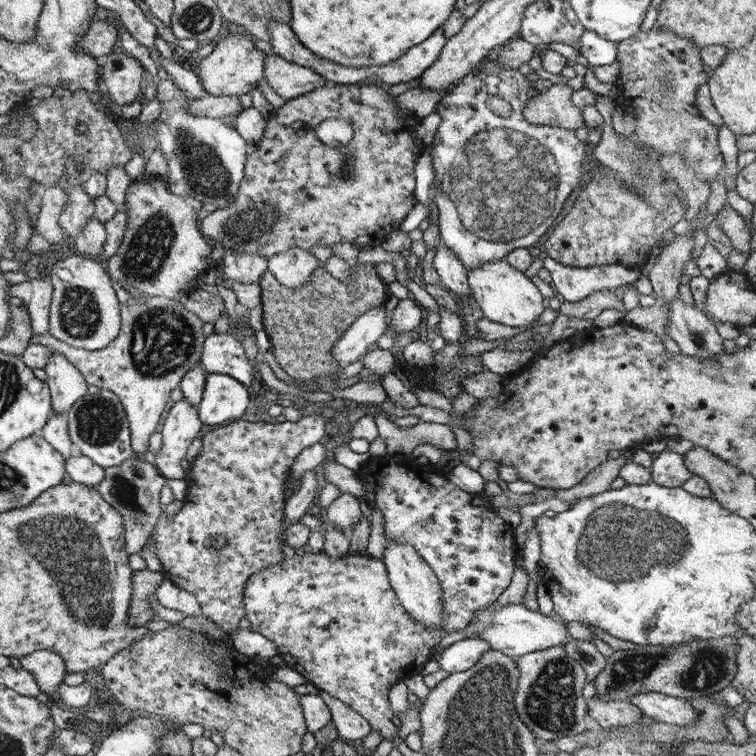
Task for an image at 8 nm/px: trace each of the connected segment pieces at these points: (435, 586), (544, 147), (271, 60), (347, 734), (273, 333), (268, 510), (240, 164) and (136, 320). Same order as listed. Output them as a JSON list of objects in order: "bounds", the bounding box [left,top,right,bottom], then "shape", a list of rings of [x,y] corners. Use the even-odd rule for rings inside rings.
[{"bounds":[381,536,445,630],"shape":[[[385,536],[386,548],[384,548],[384,556],[381,562],[384,564],[389,584],[397,595],[398,601],[402,603],[405,610],[421,624],[424,624],[429,630],[443,630],[441,622],[443,622],[443,608],[445,601],[443,593],[434,571],[419,556],[410,543],[400,543]]]},{"bounds":[430,60,587,271],"shape":[[[484,60],[480,66],[483,66],[483,68],[478,73],[478,77],[474,78],[469,73],[462,81],[458,82],[452,91],[448,91],[442,100],[437,103],[435,112],[441,115],[443,120],[438,127],[434,142],[432,143],[432,164],[435,169],[435,178],[430,188],[434,188],[434,197],[431,199],[436,201],[436,206],[440,211],[438,221],[439,234],[442,238],[443,245],[458,254],[458,257],[463,260],[464,268],[467,268],[468,271],[474,270],[474,268],[478,268],[482,264],[488,264],[488,262],[502,261],[513,250],[536,246],[540,242],[540,238],[546,236],[546,231],[556,220],[562,208],[564,208],[564,203],[568,200],[572,191],[579,188],[583,173],[587,170],[582,163],[586,160],[584,142],[576,138],[575,130],[567,130],[566,128],[552,125],[530,125],[528,121],[524,121],[521,114],[524,104],[539,94],[528,88],[536,79],[534,76],[525,72],[524,69],[519,69],[518,71],[502,71],[498,67],[498,64],[496,64],[496,60]],[[492,96],[498,96],[510,104],[510,116],[499,116],[488,108],[488,99]]]},{"bounds":[263,54,328,101],"shape":[[[264,54],[264,66],[263,78],[284,101],[312,92],[316,88],[328,86],[319,74],[276,54]]]},{"bounds":[317,689,372,740],"shape":[[[317,689],[318,695],[324,700],[324,703],[328,705],[332,715],[332,722],[336,725],[338,732],[338,738],[344,740],[364,740],[365,736],[368,736],[372,727],[368,720],[364,716],[360,716],[358,712],[354,712],[348,705],[343,704],[332,696],[329,696],[321,689]]]},{"bounds":[260,260,387,382],"shape":[[[358,260],[351,261],[351,265],[350,280],[356,280],[354,285],[334,278],[323,266],[314,269],[310,273],[310,279],[302,287],[292,289],[278,283],[276,277],[268,269],[264,275],[260,275],[261,302],[265,316],[264,330],[268,334],[273,358],[280,366],[282,375],[303,382],[342,375],[343,366],[336,364],[336,361],[331,358],[331,349],[359,316],[387,301],[387,283],[376,272],[376,266]]]},{"bounds":[149,415,326,640],"shape":[[[308,415],[298,419],[296,422],[284,421],[280,423],[266,423],[263,421],[250,422],[243,419],[236,419],[225,427],[214,429],[207,432],[202,436],[202,448],[200,453],[196,455],[196,458],[191,462],[189,467],[187,484],[187,495],[183,498],[184,505],[178,513],[174,513],[172,517],[166,515],[166,510],[160,513],[154,529],[150,531],[149,538],[154,538],[154,553],[162,561],[162,573],[168,577],[175,586],[190,592],[196,599],[201,608],[201,614],[208,619],[211,619],[224,630],[224,639],[229,640],[231,632],[236,631],[242,625],[246,623],[244,603],[243,603],[243,591],[245,583],[248,578],[264,568],[269,568],[272,564],[277,564],[285,558],[288,558],[286,554],[280,549],[280,543],[282,543],[282,536],[280,536],[280,527],[282,527],[282,517],[284,517],[284,503],[286,503],[286,480],[289,477],[289,472],[294,461],[300,456],[302,450],[312,446],[321,440],[325,433],[326,421],[321,415]]]},{"bounds":[154,77,247,209],"shape":[[[169,77],[159,82],[156,95],[162,106],[154,128],[155,140],[159,142],[156,150],[160,149],[167,160],[166,186],[173,193],[192,197],[202,204],[213,204],[220,209],[228,207],[238,194],[244,176],[247,143],[228,120],[190,115],[187,104],[194,99],[188,99]]]},{"bounds":[30,295,205,460],"shape":[[[131,295],[126,302],[120,303],[120,316],[122,326],[118,337],[98,351],[74,348],[54,338],[50,333],[34,335],[30,344],[38,343],[50,347],[52,351],[65,357],[70,364],[74,364],[83,374],[87,384],[94,384],[103,390],[110,390],[120,398],[129,422],[133,456],[145,460],[144,453],[148,450],[148,439],[154,431],[160,430],[163,416],[171,404],[170,393],[174,388],[180,386],[182,377],[201,362],[205,341],[205,334],[202,331],[203,322],[180,301],[163,296],[144,299]]]}]

